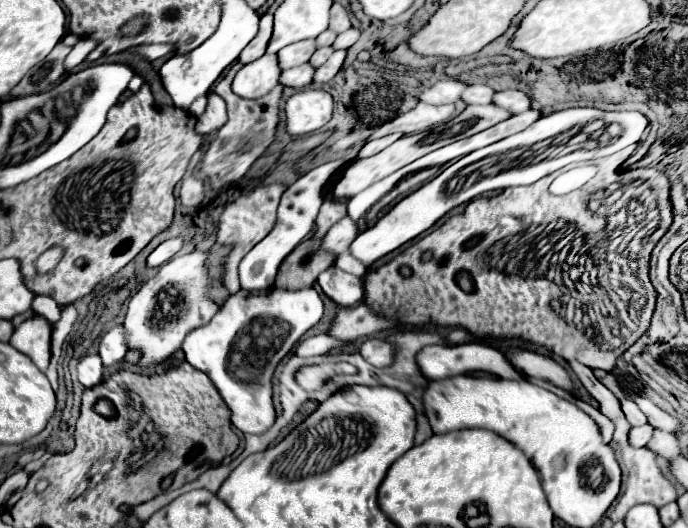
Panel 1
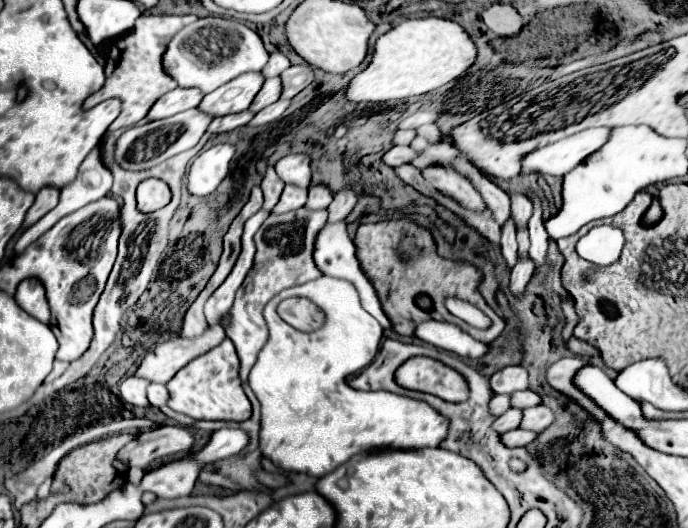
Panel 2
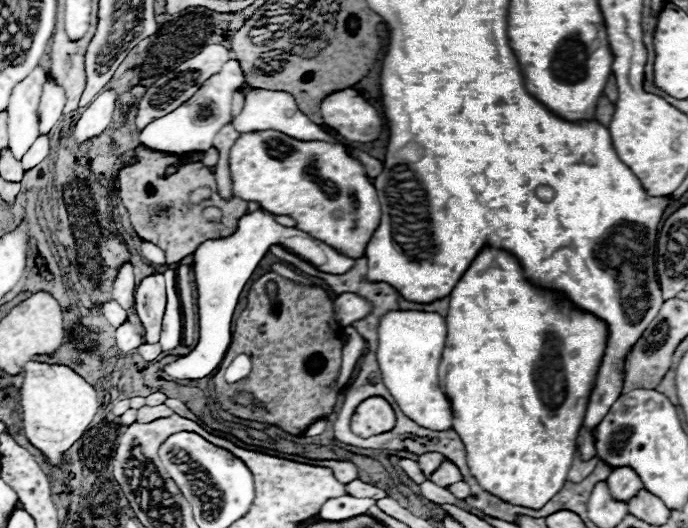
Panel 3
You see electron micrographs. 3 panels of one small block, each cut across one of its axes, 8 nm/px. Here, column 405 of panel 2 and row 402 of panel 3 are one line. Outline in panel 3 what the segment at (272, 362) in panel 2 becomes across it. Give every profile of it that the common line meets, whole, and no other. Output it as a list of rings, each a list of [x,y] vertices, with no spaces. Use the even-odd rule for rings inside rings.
[[[388,312],[378,326],[378,364],[382,380],[402,412],[418,426],[444,432],[452,428],[452,408],[438,384],[438,364],[446,344],[446,320],[434,312]]]

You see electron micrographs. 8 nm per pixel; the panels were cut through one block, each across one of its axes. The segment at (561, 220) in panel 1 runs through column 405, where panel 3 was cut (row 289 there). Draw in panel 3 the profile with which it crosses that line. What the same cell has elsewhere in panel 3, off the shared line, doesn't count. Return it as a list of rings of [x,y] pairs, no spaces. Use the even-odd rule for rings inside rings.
[[[268,272],[262,278],[258,278],[248,292],[246,310],[234,322],[232,350],[228,350],[224,362],[220,364],[220,370],[212,376],[220,406],[236,418],[266,422],[294,436],[308,428],[308,424],[316,418],[330,416],[334,412],[334,404],[338,398],[336,378],[340,374],[342,356],[340,348],[330,348],[330,340],[336,338],[334,324],[334,308],[326,290],[286,280],[274,272]],[[238,354],[248,354],[252,358],[252,374],[236,384],[226,384],[222,378],[222,368],[228,368]]]

